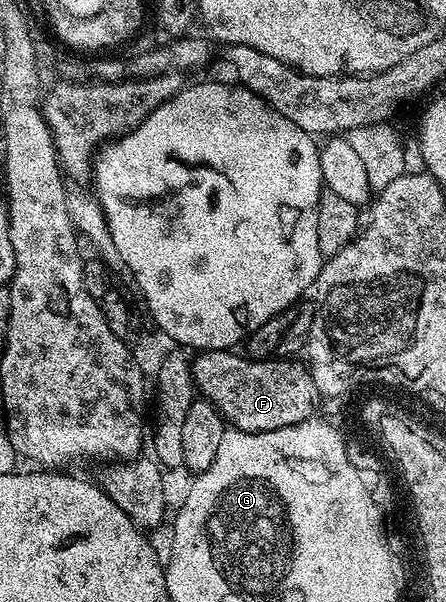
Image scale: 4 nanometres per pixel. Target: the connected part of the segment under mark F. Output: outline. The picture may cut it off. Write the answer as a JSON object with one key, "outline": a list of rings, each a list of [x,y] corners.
{"outline":[[[232,349],[202,350],[192,359],[196,393],[217,407],[221,417],[234,430],[258,434],[297,426],[314,417],[313,401],[319,398],[313,375],[297,360],[250,360]]]}

